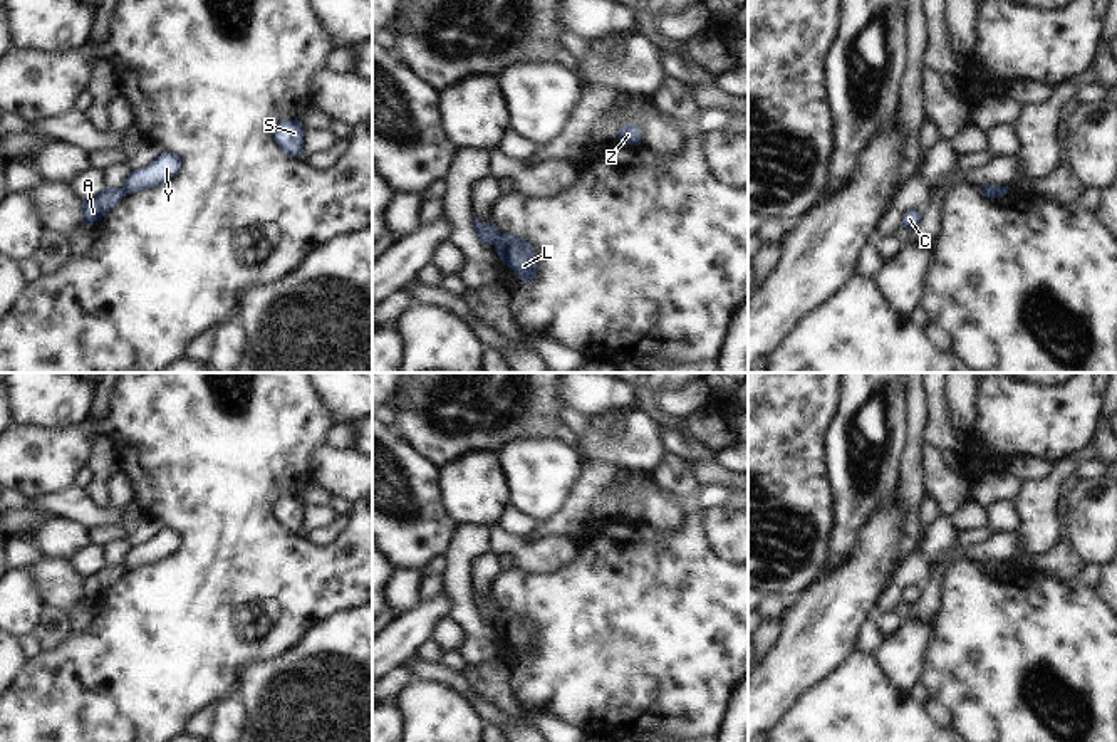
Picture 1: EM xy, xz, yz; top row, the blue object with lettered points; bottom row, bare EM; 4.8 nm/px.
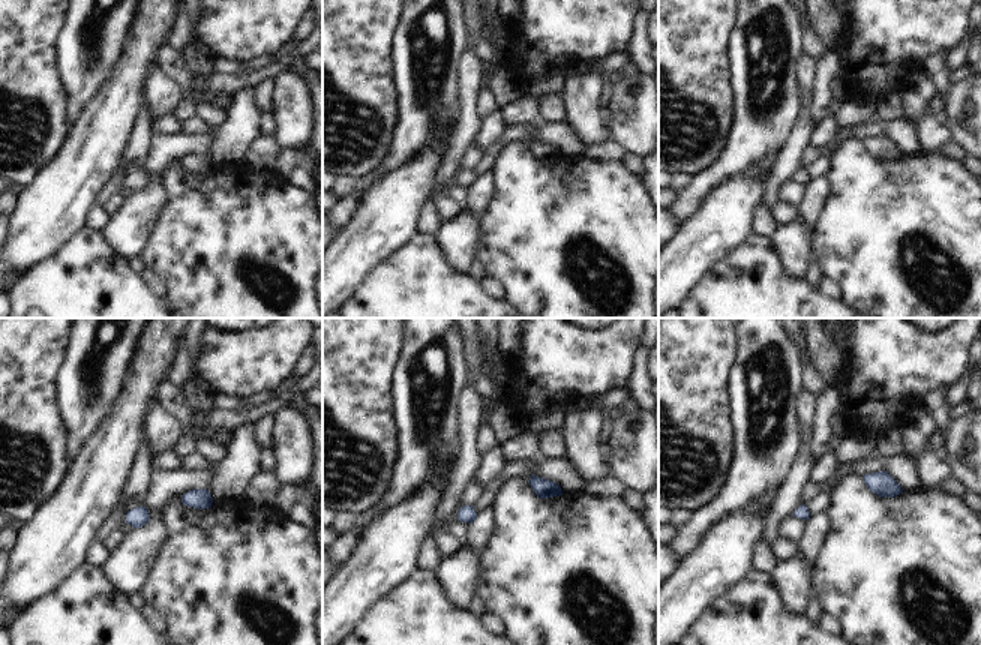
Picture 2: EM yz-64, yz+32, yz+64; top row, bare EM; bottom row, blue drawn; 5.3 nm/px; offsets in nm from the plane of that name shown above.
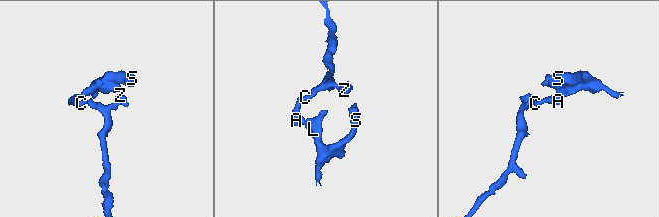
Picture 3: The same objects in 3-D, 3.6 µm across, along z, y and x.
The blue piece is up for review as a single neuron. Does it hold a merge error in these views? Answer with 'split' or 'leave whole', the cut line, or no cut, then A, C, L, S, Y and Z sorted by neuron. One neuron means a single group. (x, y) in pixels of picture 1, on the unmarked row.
split; cut in xz along (500, 610), (493, 620); A C Z / L S Y

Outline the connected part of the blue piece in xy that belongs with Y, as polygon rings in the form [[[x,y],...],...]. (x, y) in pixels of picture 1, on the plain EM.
[[[164,527],[144,544],[131,547],[122,566],[126,571],[132,571],[134,567],[154,564],[173,554],[179,544],[181,534]]]

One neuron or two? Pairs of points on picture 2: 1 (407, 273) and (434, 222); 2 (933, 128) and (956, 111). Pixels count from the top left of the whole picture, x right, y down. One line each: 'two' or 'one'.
1: two
2: two

